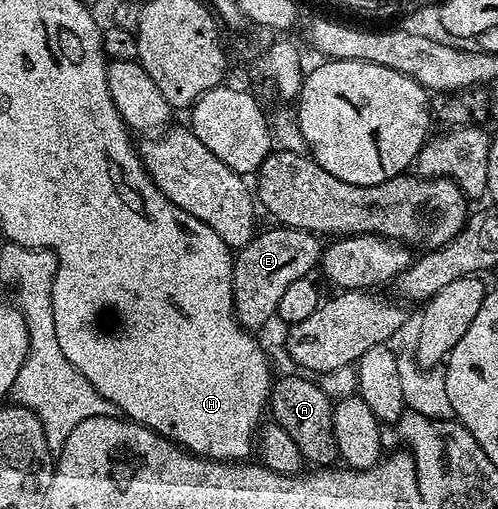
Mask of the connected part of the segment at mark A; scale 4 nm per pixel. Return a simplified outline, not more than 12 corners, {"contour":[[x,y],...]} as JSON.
{"contour":[[279,376],[268,409],[311,466],[339,460],[332,397]]}

